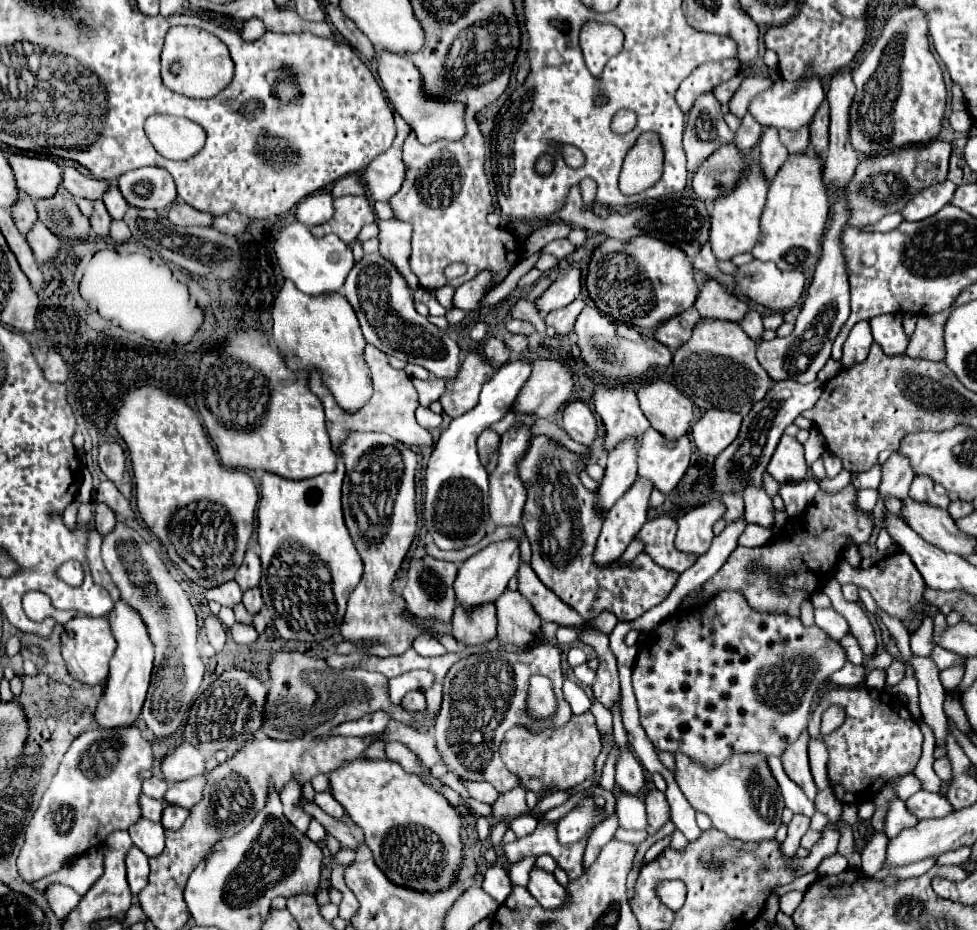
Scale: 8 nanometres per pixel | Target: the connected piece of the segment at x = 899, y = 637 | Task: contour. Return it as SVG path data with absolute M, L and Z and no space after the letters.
M878 607L877 615L885 624L891 635L895 638L897 647L905 662L909 661L915 654L910 648L910 634L898 619L890 617L884 610Z

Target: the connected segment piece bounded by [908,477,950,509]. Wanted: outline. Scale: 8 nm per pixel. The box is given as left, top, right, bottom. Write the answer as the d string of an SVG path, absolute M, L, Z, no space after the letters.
M914 479L912 485L910 485L910 493L908 493L914 501L920 501L920 503L930 503L930 505L936 505L936 507L942 507L946 509L950 499L946 495L936 495L934 493L934 483L930 479Z

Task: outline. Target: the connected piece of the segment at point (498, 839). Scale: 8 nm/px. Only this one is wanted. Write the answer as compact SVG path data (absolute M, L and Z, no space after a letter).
M500 821L494 829L492 829L492 833L490 833L490 839L492 839L492 843L494 843L494 851L496 853L500 853L500 843L502 843L502 837L504 837L504 831L506 831L506 821Z

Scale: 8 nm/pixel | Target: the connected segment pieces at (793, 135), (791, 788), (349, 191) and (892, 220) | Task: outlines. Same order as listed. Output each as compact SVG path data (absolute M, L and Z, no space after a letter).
M808 127L800 131L780 131L780 141L788 149L788 153L806 153L808 151Z
M766 759L774 779L778 781L780 789L782 789L782 797L784 797L784 805L792 811L792 813L802 813L812 817L814 815L814 803L804 795L804 791L792 781L788 779L788 775L782 769L782 761L780 759Z
M348 175L348 177L334 183L332 197L338 199L338 197L344 197L344 195L366 195L364 187L360 187L358 175Z
M890 213L890 215L886 215L882 221L878 221L874 227L864 227L864 229L868 229L868 231L892 231L892 229L896 229L900 223L904 221L904 217L902 217L902 213Z

